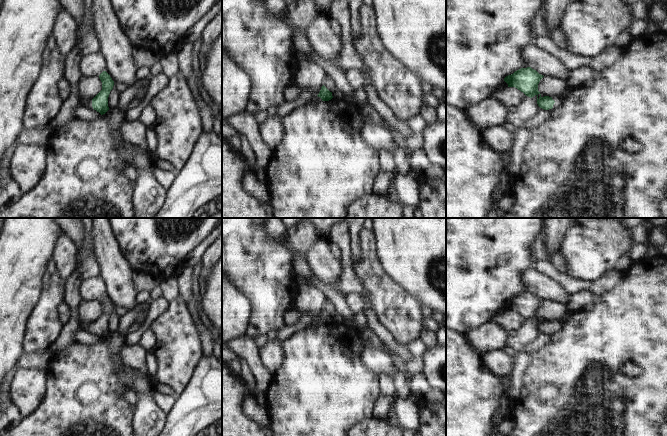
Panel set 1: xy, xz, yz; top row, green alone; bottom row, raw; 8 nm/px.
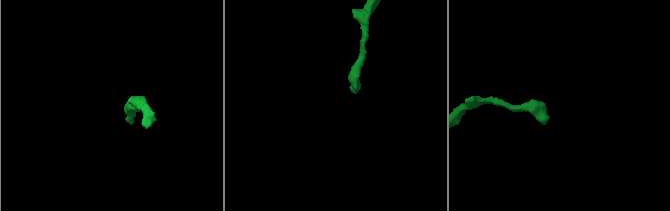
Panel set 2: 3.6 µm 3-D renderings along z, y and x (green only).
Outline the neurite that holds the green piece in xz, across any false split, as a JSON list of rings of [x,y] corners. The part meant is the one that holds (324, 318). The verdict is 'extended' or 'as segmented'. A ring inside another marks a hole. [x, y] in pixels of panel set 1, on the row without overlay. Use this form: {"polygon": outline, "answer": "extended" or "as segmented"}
{"polygon": [[[324,309],[319,313],[317,320],[312,322],[306,329],[313,330],[320,325],[329,325],[333,322],[332,316],[330,316]]], "answer": "extended"}

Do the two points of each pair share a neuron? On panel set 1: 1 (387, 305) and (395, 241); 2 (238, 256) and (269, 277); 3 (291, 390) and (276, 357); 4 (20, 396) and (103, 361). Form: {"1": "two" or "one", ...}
{"1": "two", "2": "one", "3": "two", "4": "two"}

